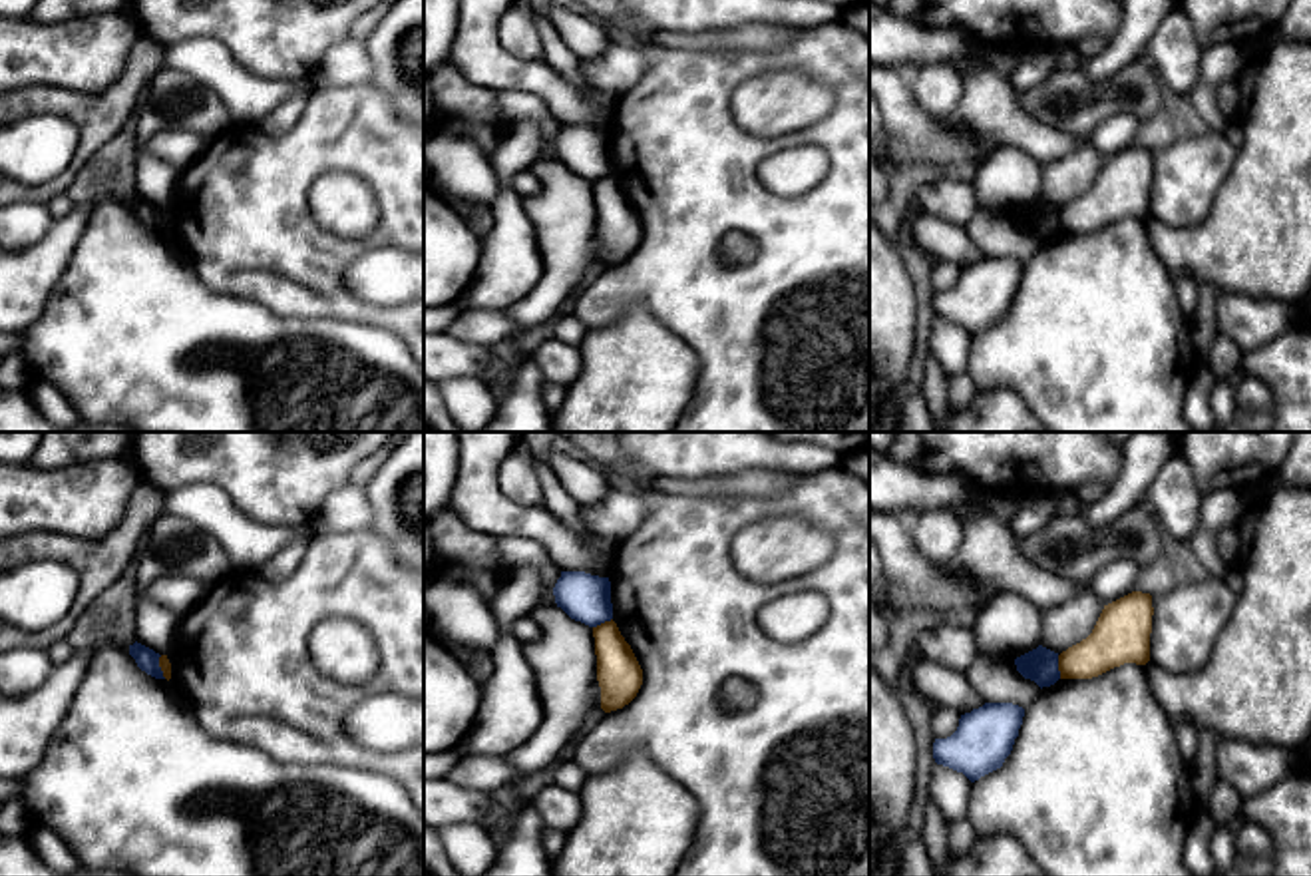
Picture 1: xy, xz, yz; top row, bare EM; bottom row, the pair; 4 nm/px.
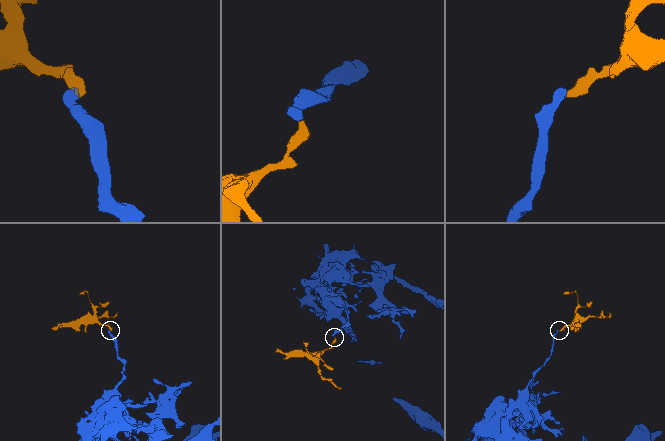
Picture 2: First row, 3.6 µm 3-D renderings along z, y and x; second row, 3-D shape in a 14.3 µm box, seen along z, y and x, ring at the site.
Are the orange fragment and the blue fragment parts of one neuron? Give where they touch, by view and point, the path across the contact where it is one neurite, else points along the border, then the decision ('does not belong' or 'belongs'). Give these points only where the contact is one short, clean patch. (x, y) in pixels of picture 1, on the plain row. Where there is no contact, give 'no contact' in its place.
meets orange in yz at (1059, 221); border along yz (1057, 210), (1061, 231); does not belong

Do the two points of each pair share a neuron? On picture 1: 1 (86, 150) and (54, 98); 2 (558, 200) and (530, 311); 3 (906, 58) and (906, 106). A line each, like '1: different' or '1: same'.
1: same
2: same
3: different

